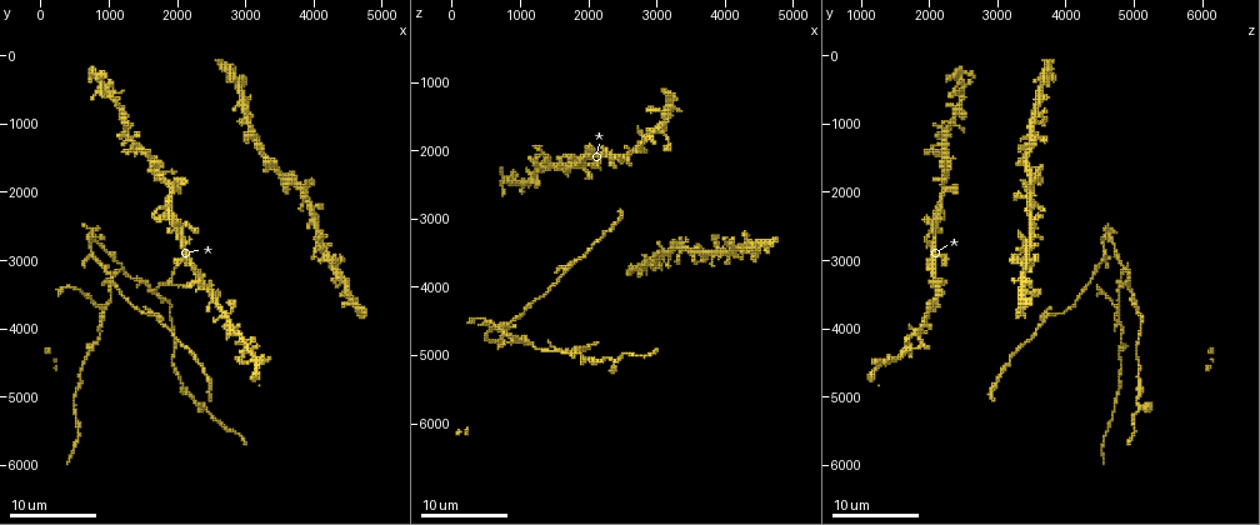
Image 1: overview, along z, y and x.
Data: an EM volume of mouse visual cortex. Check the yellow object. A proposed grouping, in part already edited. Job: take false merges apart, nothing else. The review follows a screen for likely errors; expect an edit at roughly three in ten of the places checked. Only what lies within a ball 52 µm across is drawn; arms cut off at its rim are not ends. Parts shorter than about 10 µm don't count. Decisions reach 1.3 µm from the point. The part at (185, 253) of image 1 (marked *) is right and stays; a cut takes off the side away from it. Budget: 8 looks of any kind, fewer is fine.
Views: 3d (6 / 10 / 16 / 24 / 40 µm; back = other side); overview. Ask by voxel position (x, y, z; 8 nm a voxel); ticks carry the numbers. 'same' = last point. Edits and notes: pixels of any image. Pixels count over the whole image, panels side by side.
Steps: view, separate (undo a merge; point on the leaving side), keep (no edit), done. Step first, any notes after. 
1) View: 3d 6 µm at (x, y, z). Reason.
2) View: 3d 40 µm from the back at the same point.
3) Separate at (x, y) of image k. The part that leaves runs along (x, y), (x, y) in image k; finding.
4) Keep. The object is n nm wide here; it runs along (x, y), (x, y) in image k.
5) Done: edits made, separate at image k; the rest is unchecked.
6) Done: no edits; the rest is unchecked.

View: 3d 10 µm at (2500, 3550, 2100). Thick turns thin.

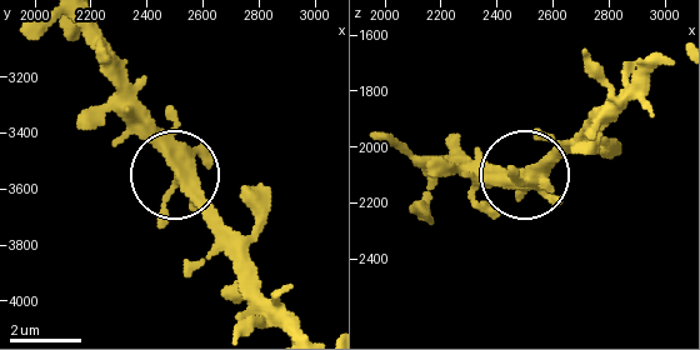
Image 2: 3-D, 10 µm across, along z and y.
Keep. 4 arms meet here; all the same cell.

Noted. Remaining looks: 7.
View: 3d 10 µm at (3100, 1150, 3500). Four or more arms meet.

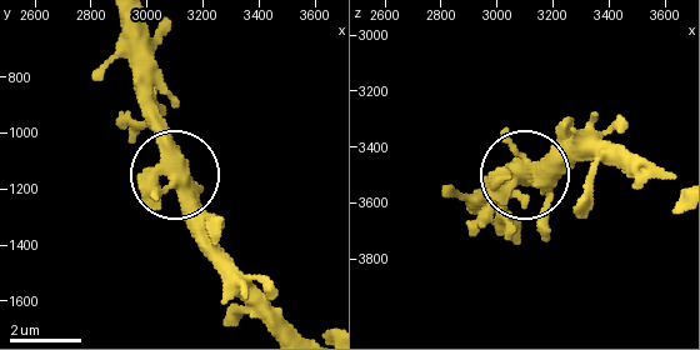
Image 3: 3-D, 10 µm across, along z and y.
Keep. The object is 450 nm wide here; all the same cell.

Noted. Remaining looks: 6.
View: 3d 10 µm at (850, 3850, 4800). Small branch off a trunk.

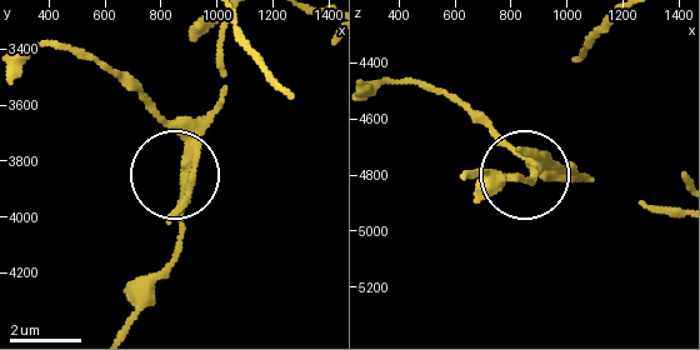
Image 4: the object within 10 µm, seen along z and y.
Keep. It runs along (226, 20), (224, 100), (179, 181), (179, 259) in image 4; all the same cell.

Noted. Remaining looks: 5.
View: 3d 16 µm at (1200, 3150, 4900). Two arms in line, one across.

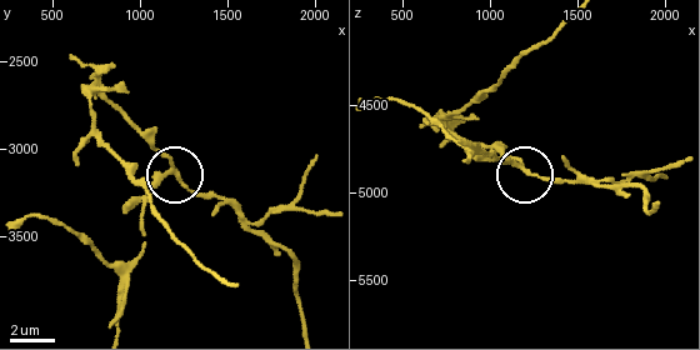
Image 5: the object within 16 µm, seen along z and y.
View: 3d 16 µm from the back at (1200, 3160, 4880).

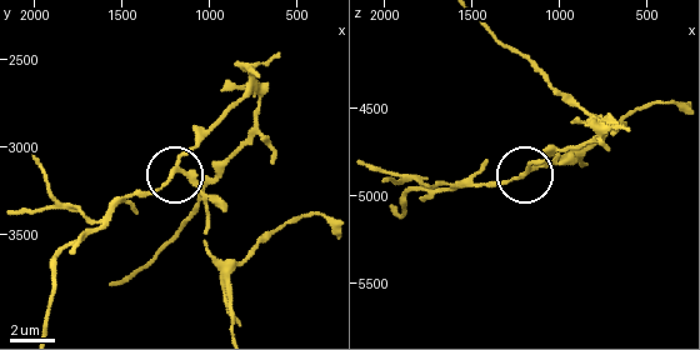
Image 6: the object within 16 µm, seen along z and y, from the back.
Separate at (153, 191) of image 6. The side arm is 27 µm long; the part that leaves runs along (176, 169), (258, 94), (250, 143), (183, 226), (118, 283) in image 6; a second cell is stuck on.

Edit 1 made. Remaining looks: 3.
Done: edits made, separate at image 6; the rest is unchecked.

